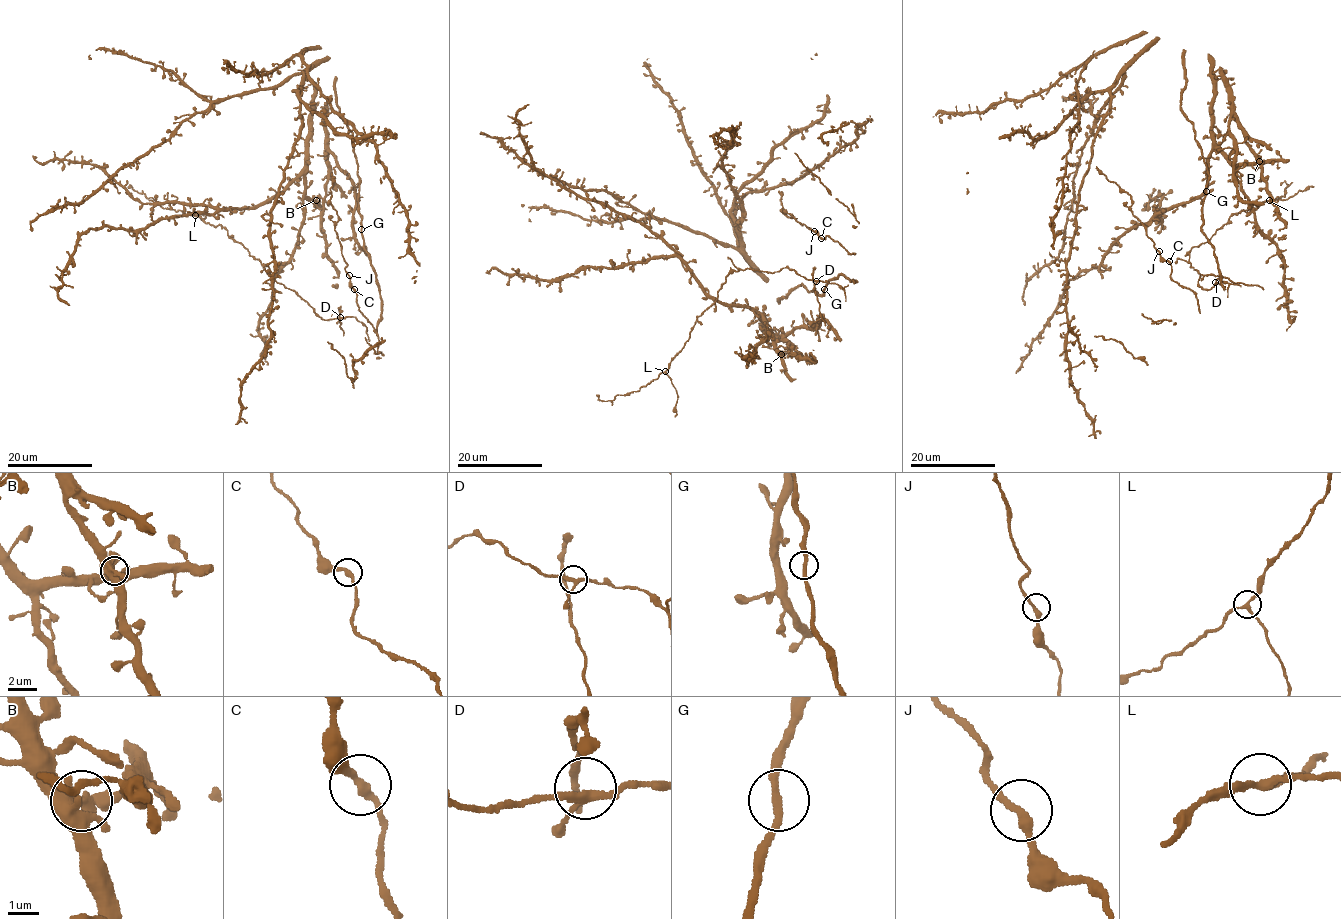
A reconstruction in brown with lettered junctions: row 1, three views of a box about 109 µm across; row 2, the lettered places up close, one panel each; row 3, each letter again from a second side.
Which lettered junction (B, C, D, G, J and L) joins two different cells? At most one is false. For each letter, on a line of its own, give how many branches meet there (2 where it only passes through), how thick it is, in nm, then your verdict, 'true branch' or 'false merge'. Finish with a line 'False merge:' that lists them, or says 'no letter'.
B: branches 3; calibre 320 nm; true branch
C: branches 2; calibre 240 nm; true branch
D: branches 3; calibre 220 nm; true branch
G: branches 2; calibre 260 nm; true branch
J: branches 2; calibre 280 nm; true branch
L: branches 3; calibre 200 nm; true branch
False merge: no letter

